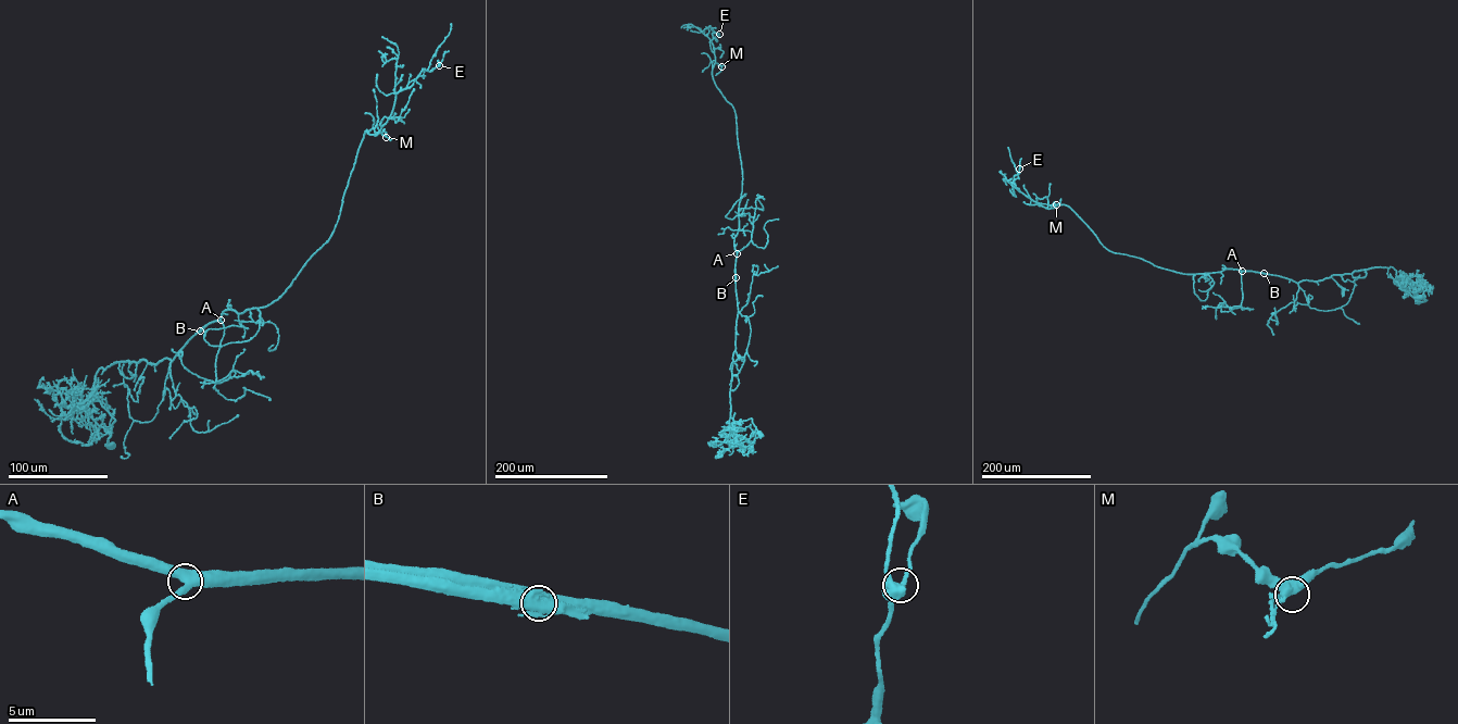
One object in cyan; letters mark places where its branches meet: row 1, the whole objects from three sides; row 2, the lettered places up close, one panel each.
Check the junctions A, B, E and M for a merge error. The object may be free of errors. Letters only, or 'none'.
B

